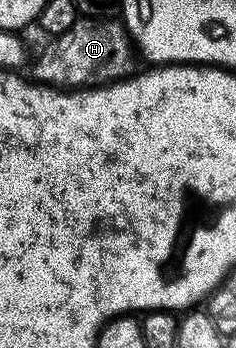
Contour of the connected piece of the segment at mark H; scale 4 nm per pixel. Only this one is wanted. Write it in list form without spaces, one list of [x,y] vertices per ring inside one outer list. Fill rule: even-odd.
[[[80,19],[64,35],[49,40],[32,67],[31,78],[39,84],[61,89],[95,88],[125,80],[137,72],[138,60],[125,24],[115,21]]]

